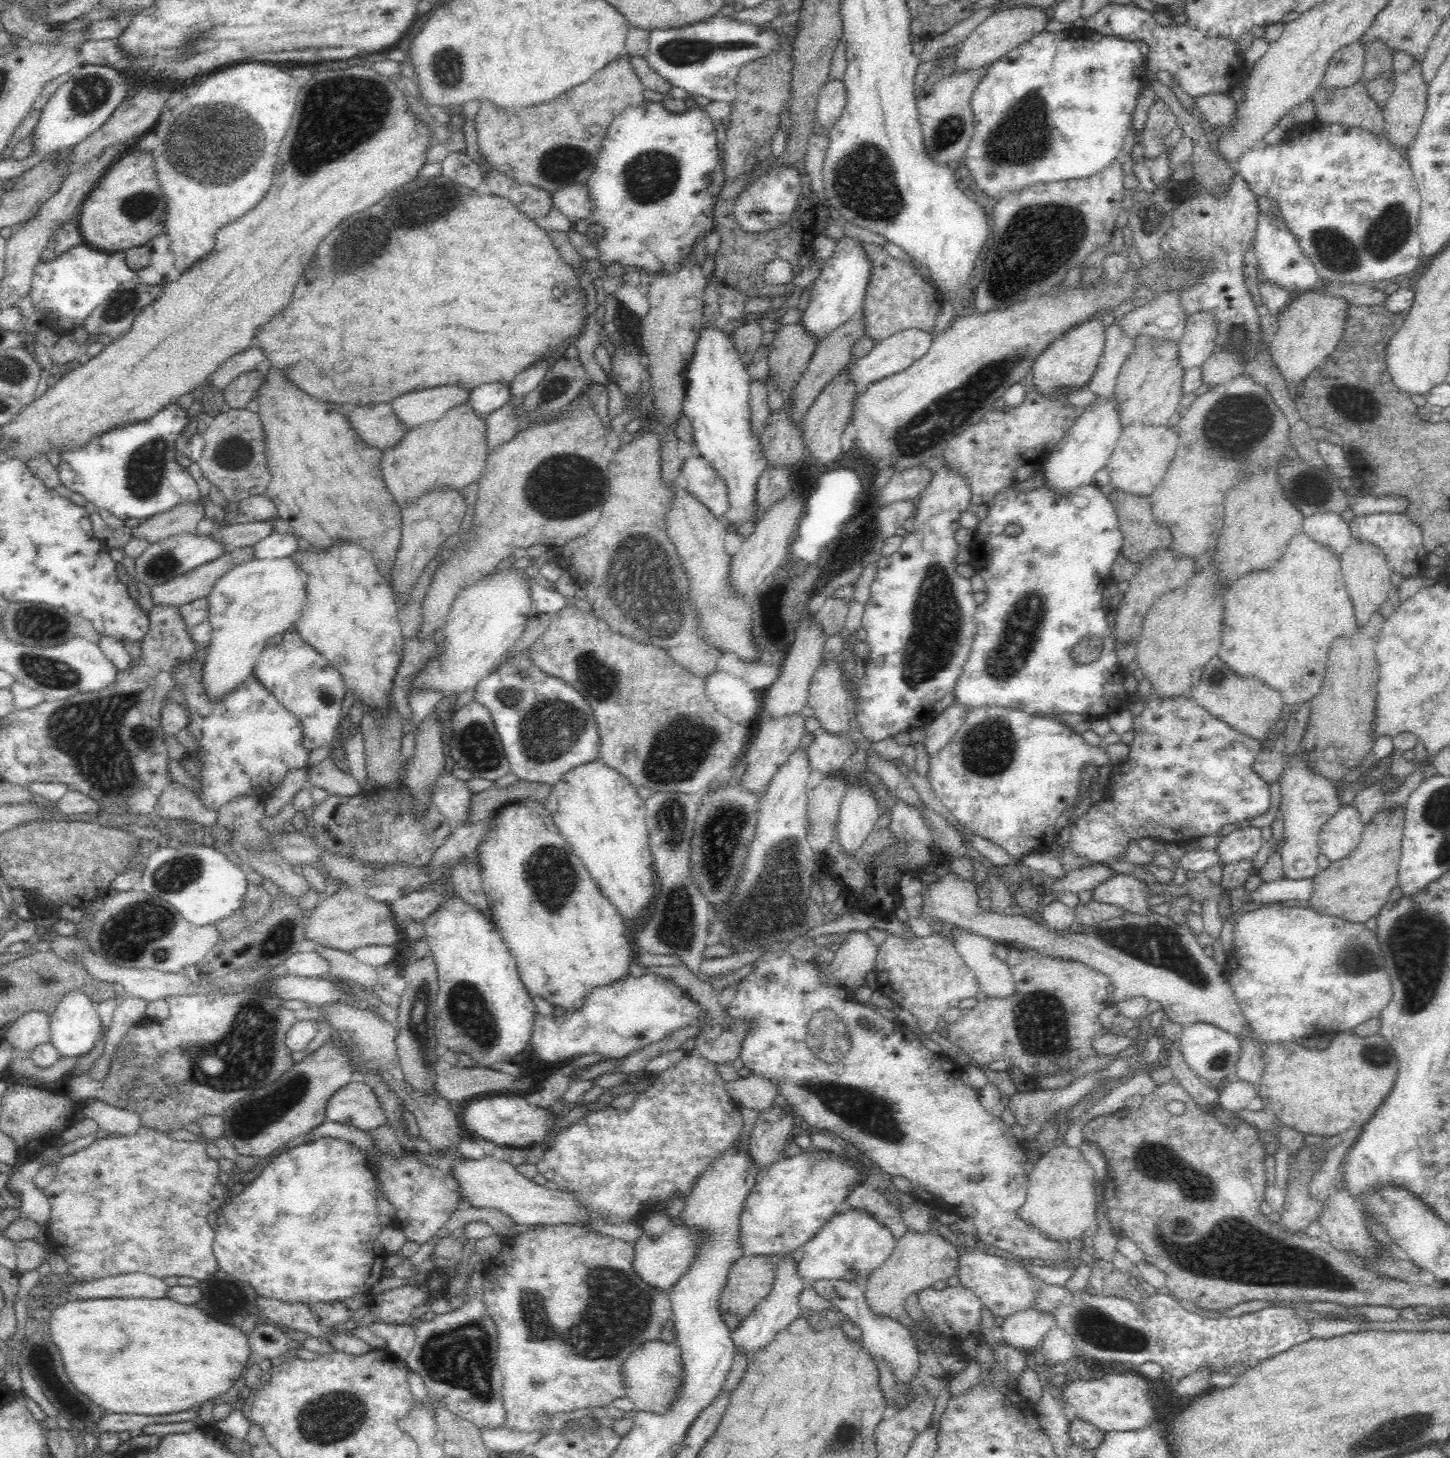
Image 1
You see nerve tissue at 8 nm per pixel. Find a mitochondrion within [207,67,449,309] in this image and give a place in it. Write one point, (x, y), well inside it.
(344, 110)

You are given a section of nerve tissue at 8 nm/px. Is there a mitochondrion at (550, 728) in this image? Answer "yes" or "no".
yes

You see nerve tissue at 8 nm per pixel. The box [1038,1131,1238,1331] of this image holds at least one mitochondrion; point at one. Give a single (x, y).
(1194, 1189)

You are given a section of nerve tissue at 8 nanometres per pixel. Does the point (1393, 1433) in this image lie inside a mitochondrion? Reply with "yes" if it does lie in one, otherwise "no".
yes

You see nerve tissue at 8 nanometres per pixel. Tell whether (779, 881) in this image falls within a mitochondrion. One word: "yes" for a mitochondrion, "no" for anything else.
yes

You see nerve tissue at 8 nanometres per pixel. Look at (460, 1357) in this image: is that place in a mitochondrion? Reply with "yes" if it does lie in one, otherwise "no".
yes

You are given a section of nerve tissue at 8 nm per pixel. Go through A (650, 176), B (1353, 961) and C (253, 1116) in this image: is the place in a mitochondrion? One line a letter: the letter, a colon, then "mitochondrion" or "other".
A: mitochondrion
B: mitochondrion
C: mitochondrion

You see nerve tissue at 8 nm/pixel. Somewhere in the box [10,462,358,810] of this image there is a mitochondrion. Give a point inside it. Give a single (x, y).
(93, 733)

